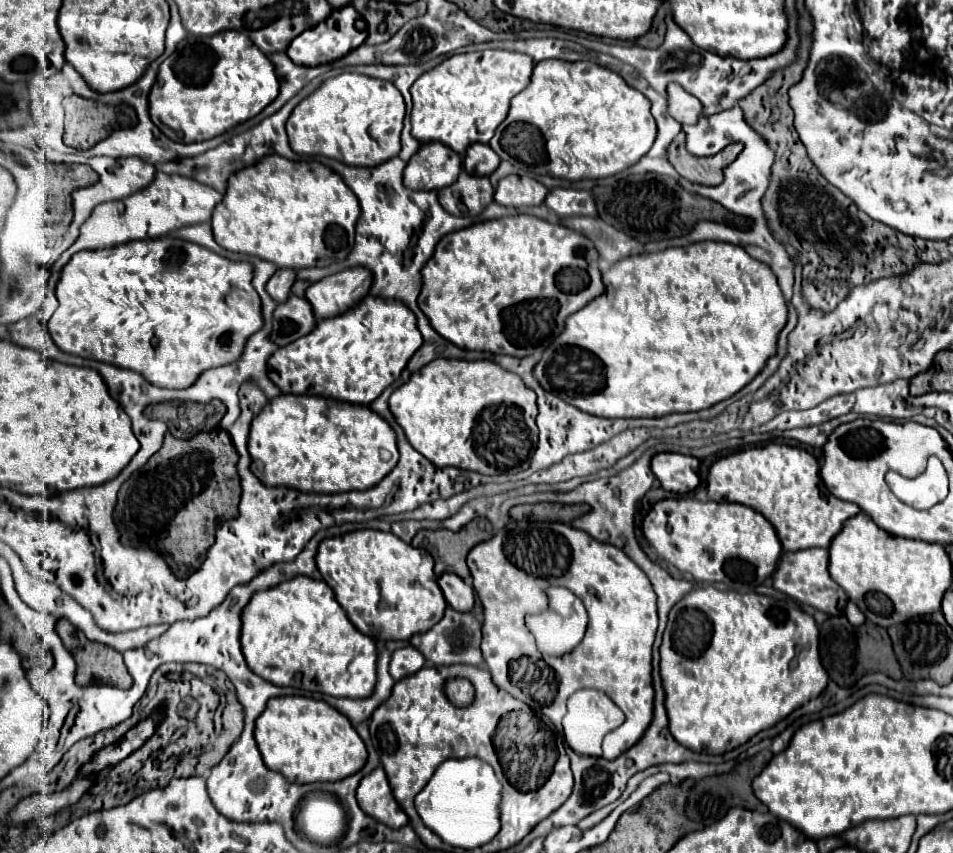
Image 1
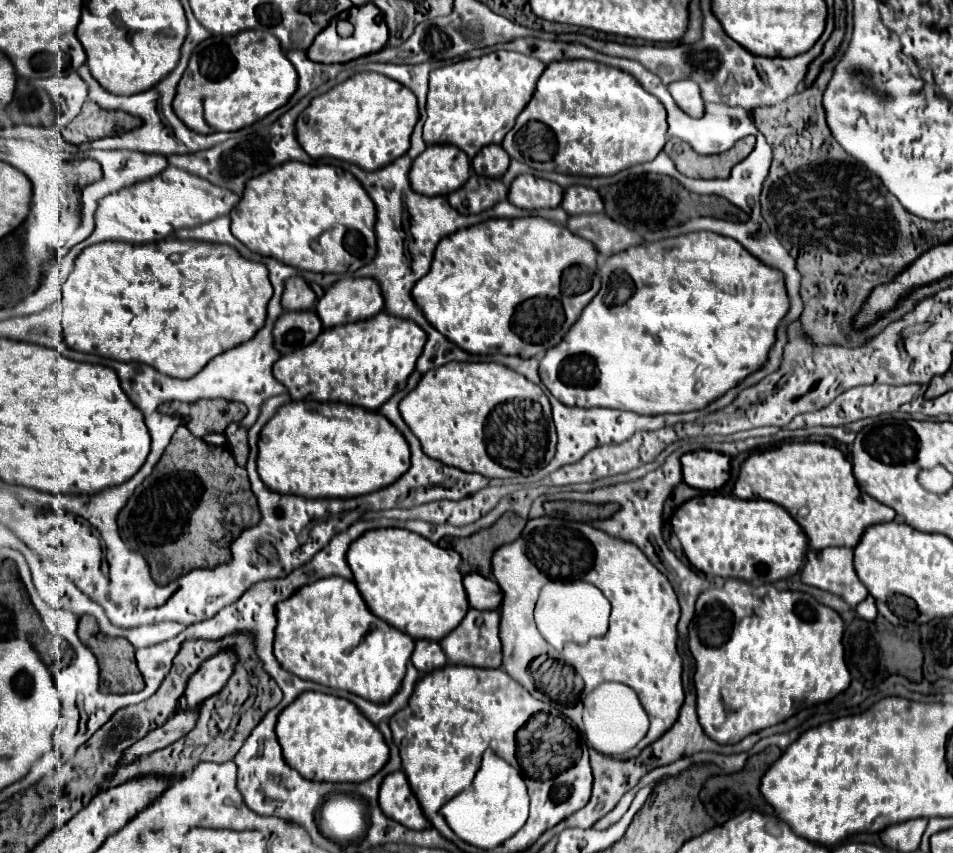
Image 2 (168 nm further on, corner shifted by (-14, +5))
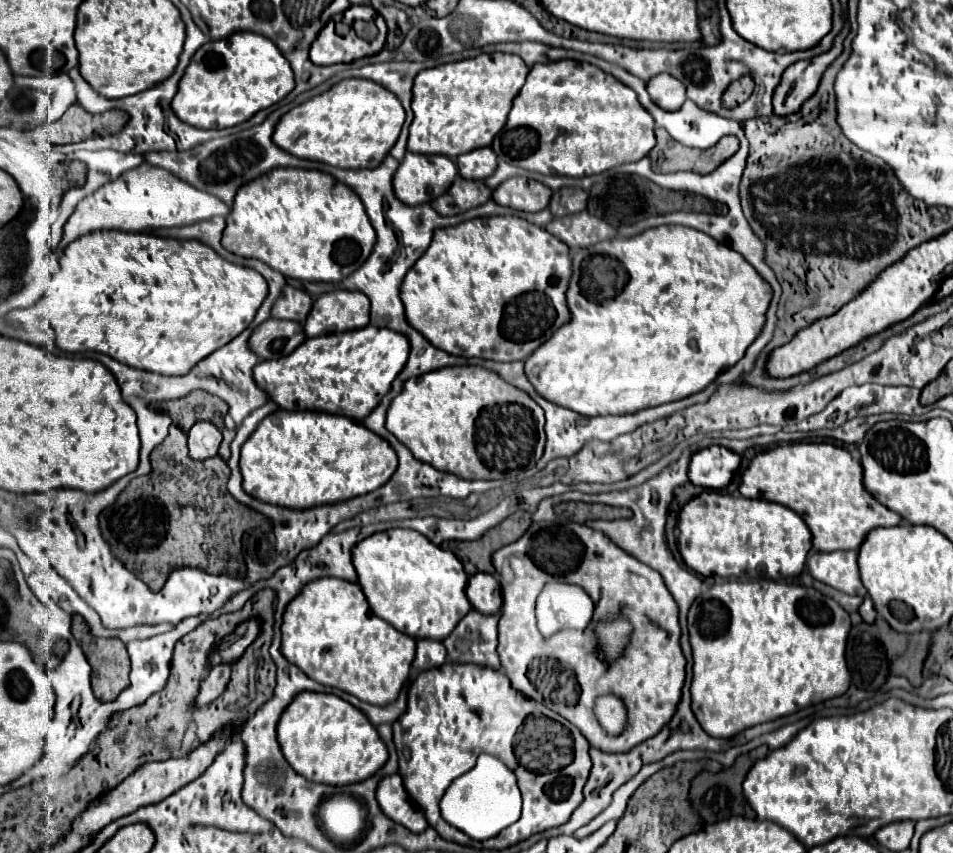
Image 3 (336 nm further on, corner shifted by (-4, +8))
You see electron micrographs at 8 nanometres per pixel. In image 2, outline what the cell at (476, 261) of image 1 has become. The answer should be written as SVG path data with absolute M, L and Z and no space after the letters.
M542 216L492 218L462 228L440 240L430 272L422 276L412 296L432 326L472 354L516 354L532 358L562 342L580 312L600 290L598 250L592 242L572 234L568 226Z

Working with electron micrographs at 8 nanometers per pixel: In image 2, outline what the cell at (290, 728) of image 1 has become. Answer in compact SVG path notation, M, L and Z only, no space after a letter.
M304 692L288 704L276 724L284 760L308 780L360 782L374 776L386 762L390 748L380 730L350 702L322 692Z

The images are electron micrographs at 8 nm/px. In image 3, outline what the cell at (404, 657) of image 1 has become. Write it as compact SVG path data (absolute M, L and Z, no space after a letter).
M418 639L418 651L416 651L416 659L414 659L414 669L418 671L426 671L432 667L438 667L446 661L446 647L442 645L442 641L436 639Z

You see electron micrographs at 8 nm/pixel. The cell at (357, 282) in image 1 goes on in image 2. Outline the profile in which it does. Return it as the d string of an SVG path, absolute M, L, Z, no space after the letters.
M342 278L334 282L316 304L324 326L358 322L384 308L380 284L374 278Z

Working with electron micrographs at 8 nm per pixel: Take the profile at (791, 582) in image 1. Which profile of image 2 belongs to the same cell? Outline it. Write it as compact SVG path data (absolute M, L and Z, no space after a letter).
M844 546L808 550L800 570L800 580L806 586L832 592L840 596L850 608L856 608L868 596L868 590L858 580L852 558L852 548Z

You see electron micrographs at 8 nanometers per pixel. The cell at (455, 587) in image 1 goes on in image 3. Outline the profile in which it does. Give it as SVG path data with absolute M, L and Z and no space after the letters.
M476 573L470 577L466 587L468 599L480 613L498 613L502 609L500 581L486 573Z

